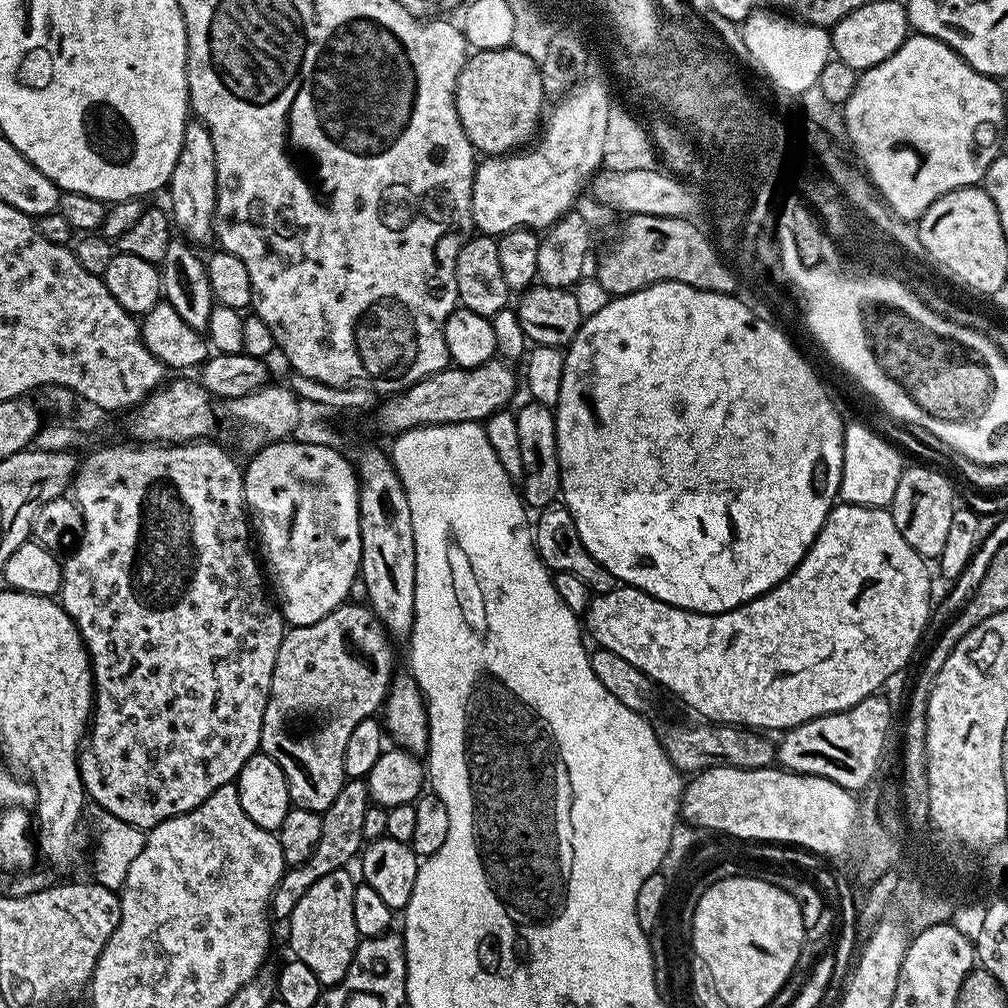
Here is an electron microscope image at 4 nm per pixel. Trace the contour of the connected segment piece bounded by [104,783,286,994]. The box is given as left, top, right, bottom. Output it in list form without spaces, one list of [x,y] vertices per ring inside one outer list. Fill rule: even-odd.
[[[235,783],[222,786],[218,790],[214,790],[214,794],[210,794],[210,798],[206,798],[194,810],[184,812],[180,816],[175,816],[154,826],[145,835],[142,854],[138,854],[138,858],[134,858],[134,863],[126,874],[123,886],[118,889],[120,898],[118,926],[110,934],[104,949],[107,952],[238,952],[238,972],[232,972],[234,994],[238,994],[238,990],[242,990],[242,986],[246,986],[246,982],[253,980],[260,973],[260,969],[265,967],[267,960],[264,959],[267,958],[268,947],[272,944],[271,926],[273,927],[270,923],[268,904],[272,901],[272,895],[278,882],[284,877],[285,867],[279,835],[250,822],[246,810],[242,810],[242,802],[238,798]]]

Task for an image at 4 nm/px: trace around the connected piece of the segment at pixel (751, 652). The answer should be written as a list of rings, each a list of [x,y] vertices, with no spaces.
[[[847,502],[837,503],[828,511],[828,521],[822,526],[822,530],[814,538],[814,542],[810,546],[810,550],[802,558],[802,562],[794,569],[785,580],[778,586],[774,586],[769,592],[764,592],[758,598],[754,598],[750,602],[746,602],[742,607],[735,608],[729,612],[688,612],[684,608],[675,608],[666,602],[662,602],[658,598],[654,598],[650,594],[646,594],[641,588],[634,588],[631,586],[617,586],[613,592],[602,592],[591,597],[588,611],[586,613],[586,628],[597,641],[595,642],[599,647],[606,650],[614,650],[614,654],[618,654],[618,658],[626,658],[626,662],[634,662],[634,666],[638,666],[638,670],[642,670],[652,679],[657,685],[660,684],[668,692],[673,692],[682,703],[688,708],[693,708],[697,712],[697,717],[703,718],[708,722],[715,722],[717,724],[734,724],[751,728],[753,730],[768,730],[764,728],[780,728],[779,730],[791,730],[796,728],[799,724],[805,724],[807,720],[813,720],[819,716],[829,716],[832,712],[845,712],[847,708],[853,708],[858,702],[862,702],[866,697],[881,691],[880,687],[911,658],[916,652],[916,647],[920,644],[920,635],[924,632],[924,627],[928,624],[928,611],[933,611],[934,605],[930,600],[930,568],[927,568],[925,557],[919,556],[908,545],[906,538],[902,538],[902,534],[898,534],[898,526],[894,526],[894,518],[888,508],[867,508],[866,506],[858,506],[857,504],[849,504]]]

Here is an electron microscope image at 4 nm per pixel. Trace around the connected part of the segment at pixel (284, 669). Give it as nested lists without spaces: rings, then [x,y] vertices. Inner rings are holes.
[[[352,603],[341,604],[326,614],[326,618],[310,626],[289,627],[285,631],[274,662],[272,685],[260,731],[259,751],[282,766],[292,804],[321,814],[328,809],[330,802],[334,802],[334,798],[338,798],[338,790],[342,790],[344,785],[344,755],[350,733],[358,722],[375,717],[381,711],[394,679],[393,637],[389,636],[384,623],[373,614],[371,607]]]

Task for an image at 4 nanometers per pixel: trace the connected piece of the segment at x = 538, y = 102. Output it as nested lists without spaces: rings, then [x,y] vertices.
[[[511,46],[473,51],[464,62],[455,88],[459,121],[472,147],[486,156],[507,155],[527,145],[539,129],[544,102],[539,63]]]

